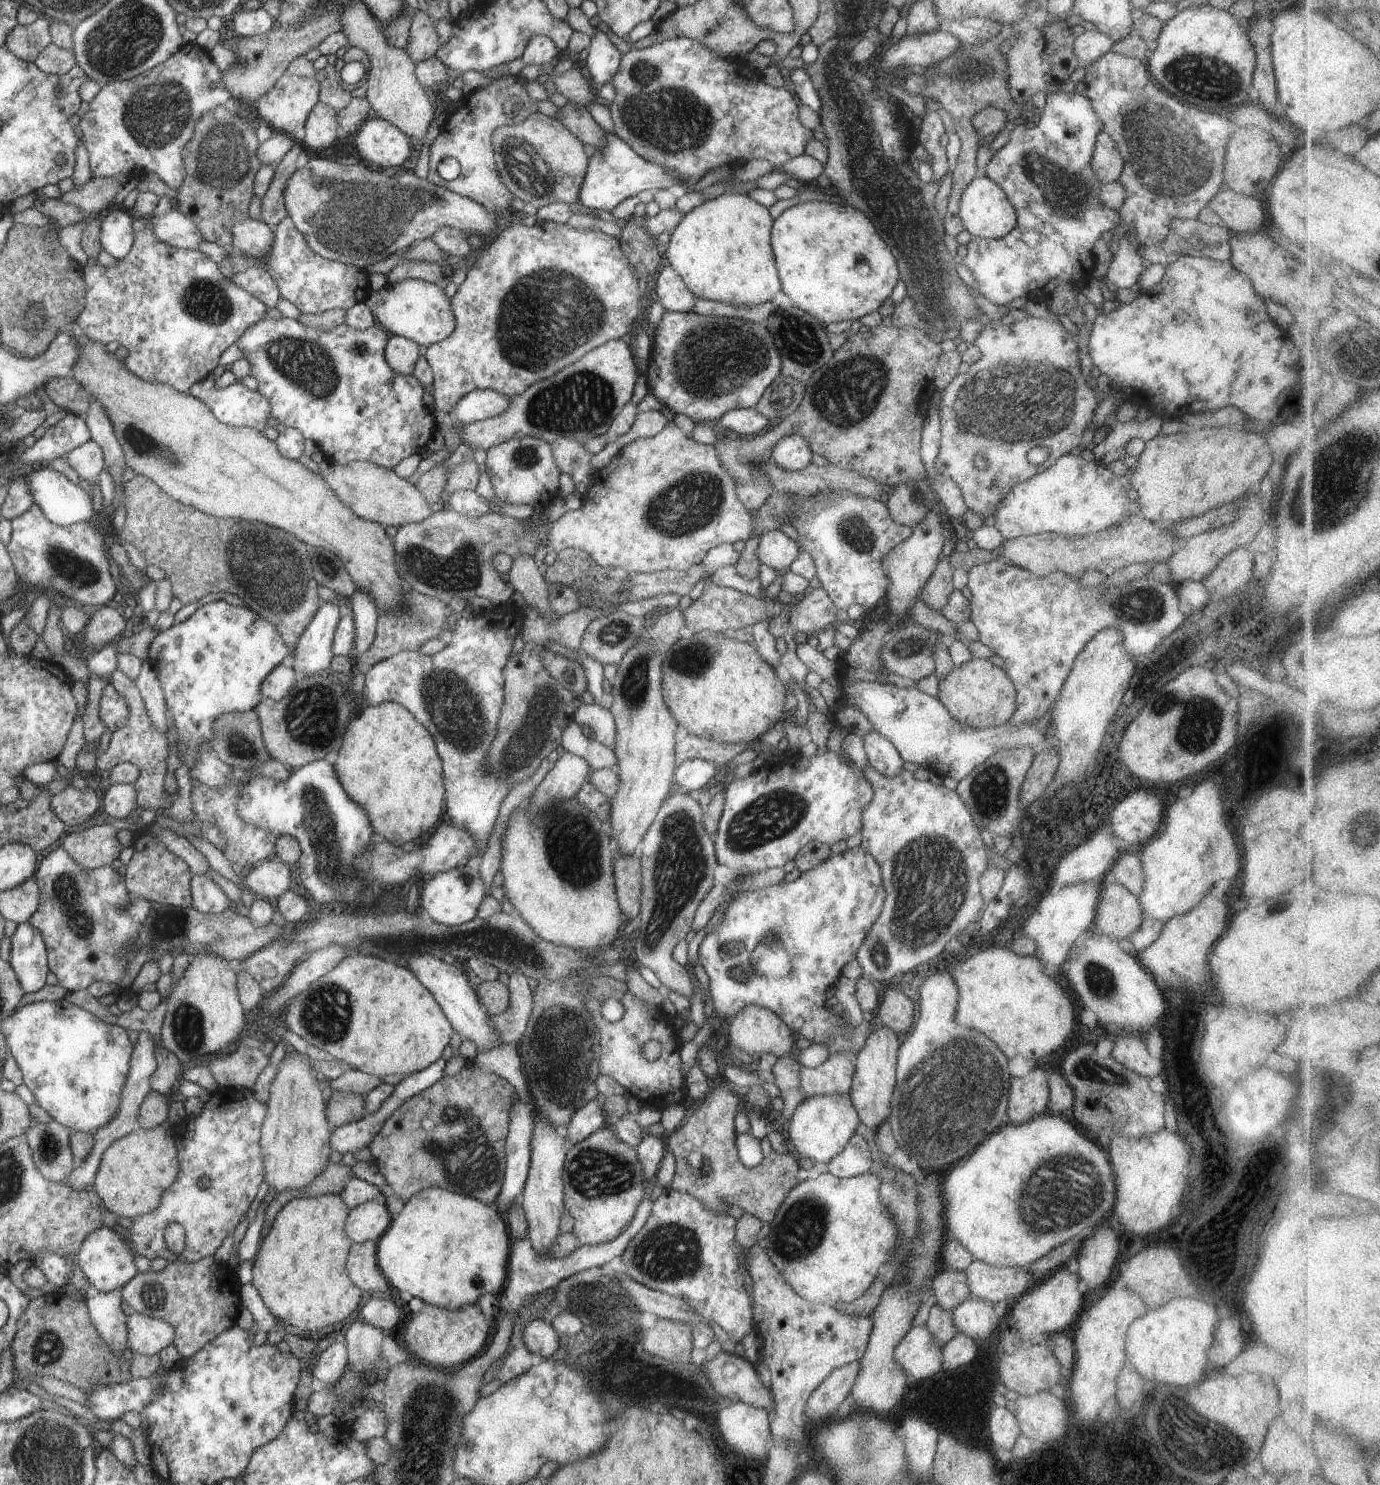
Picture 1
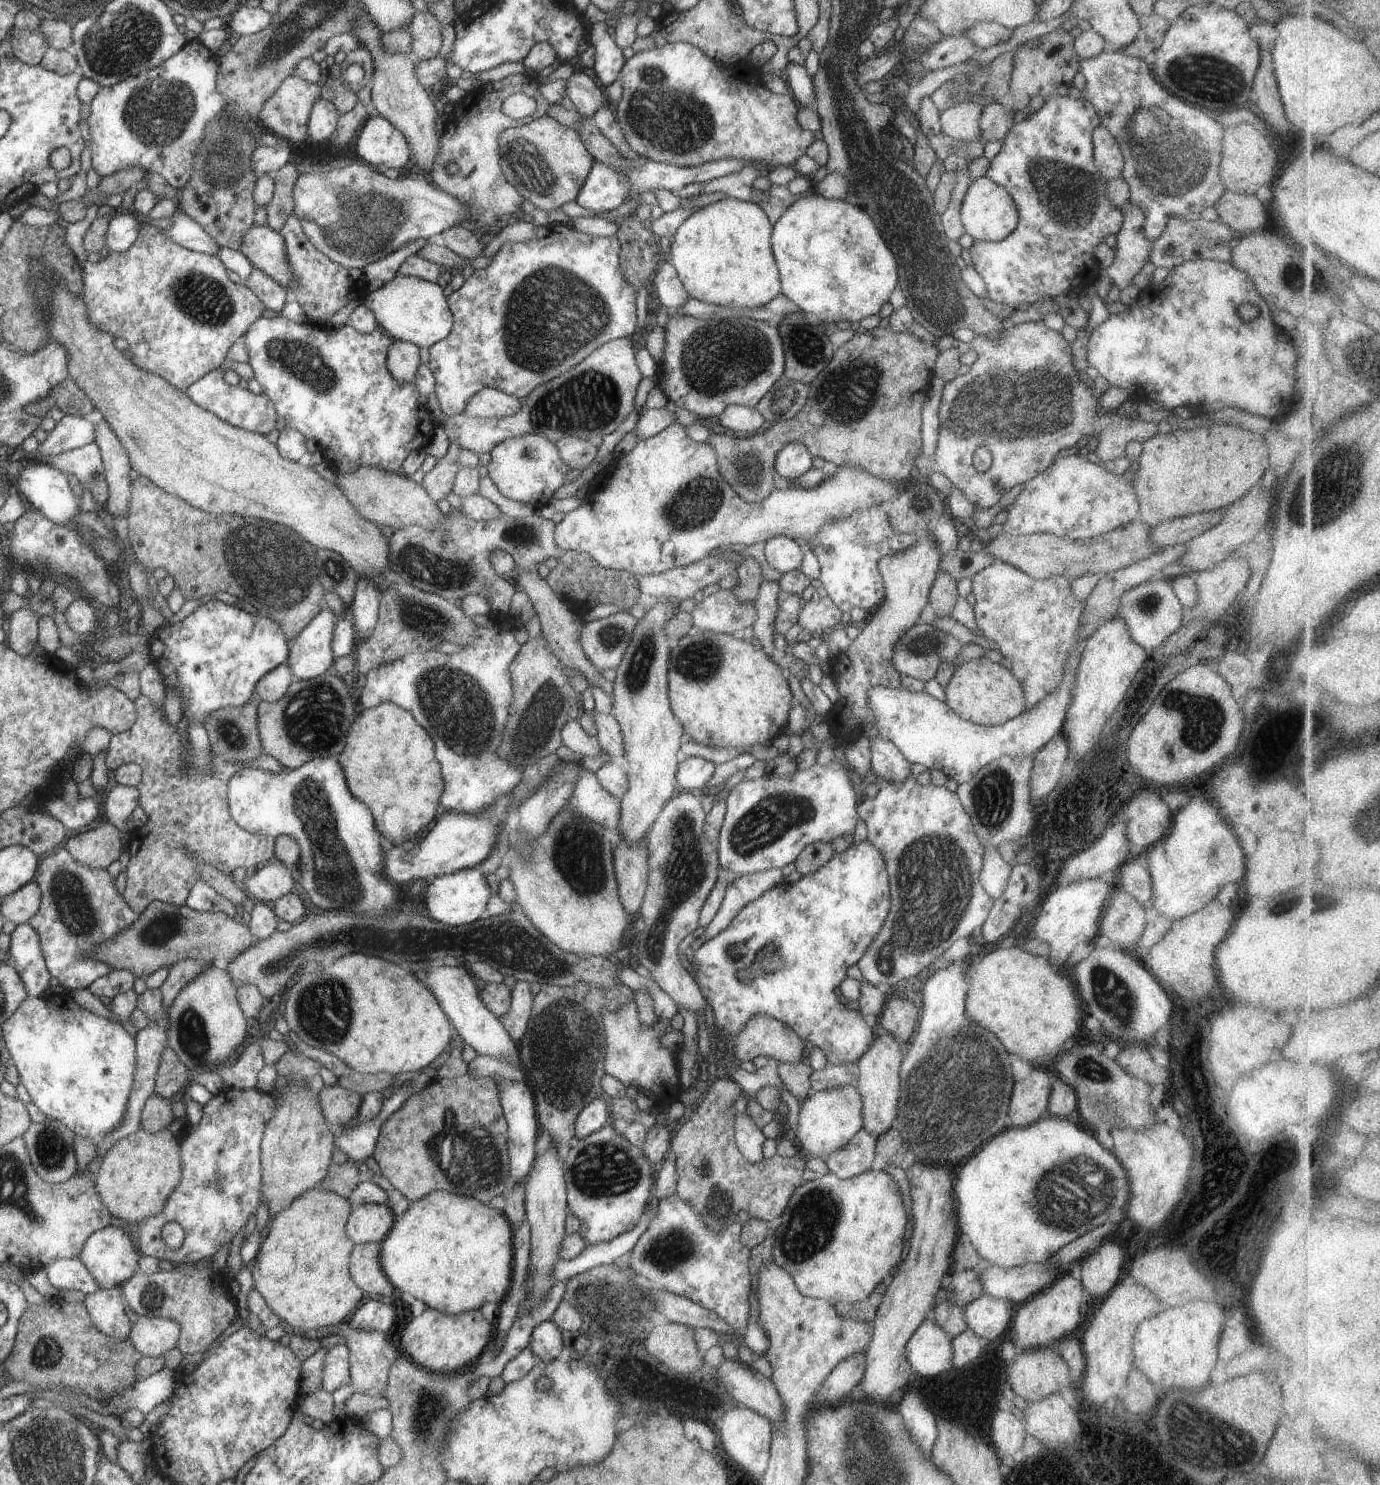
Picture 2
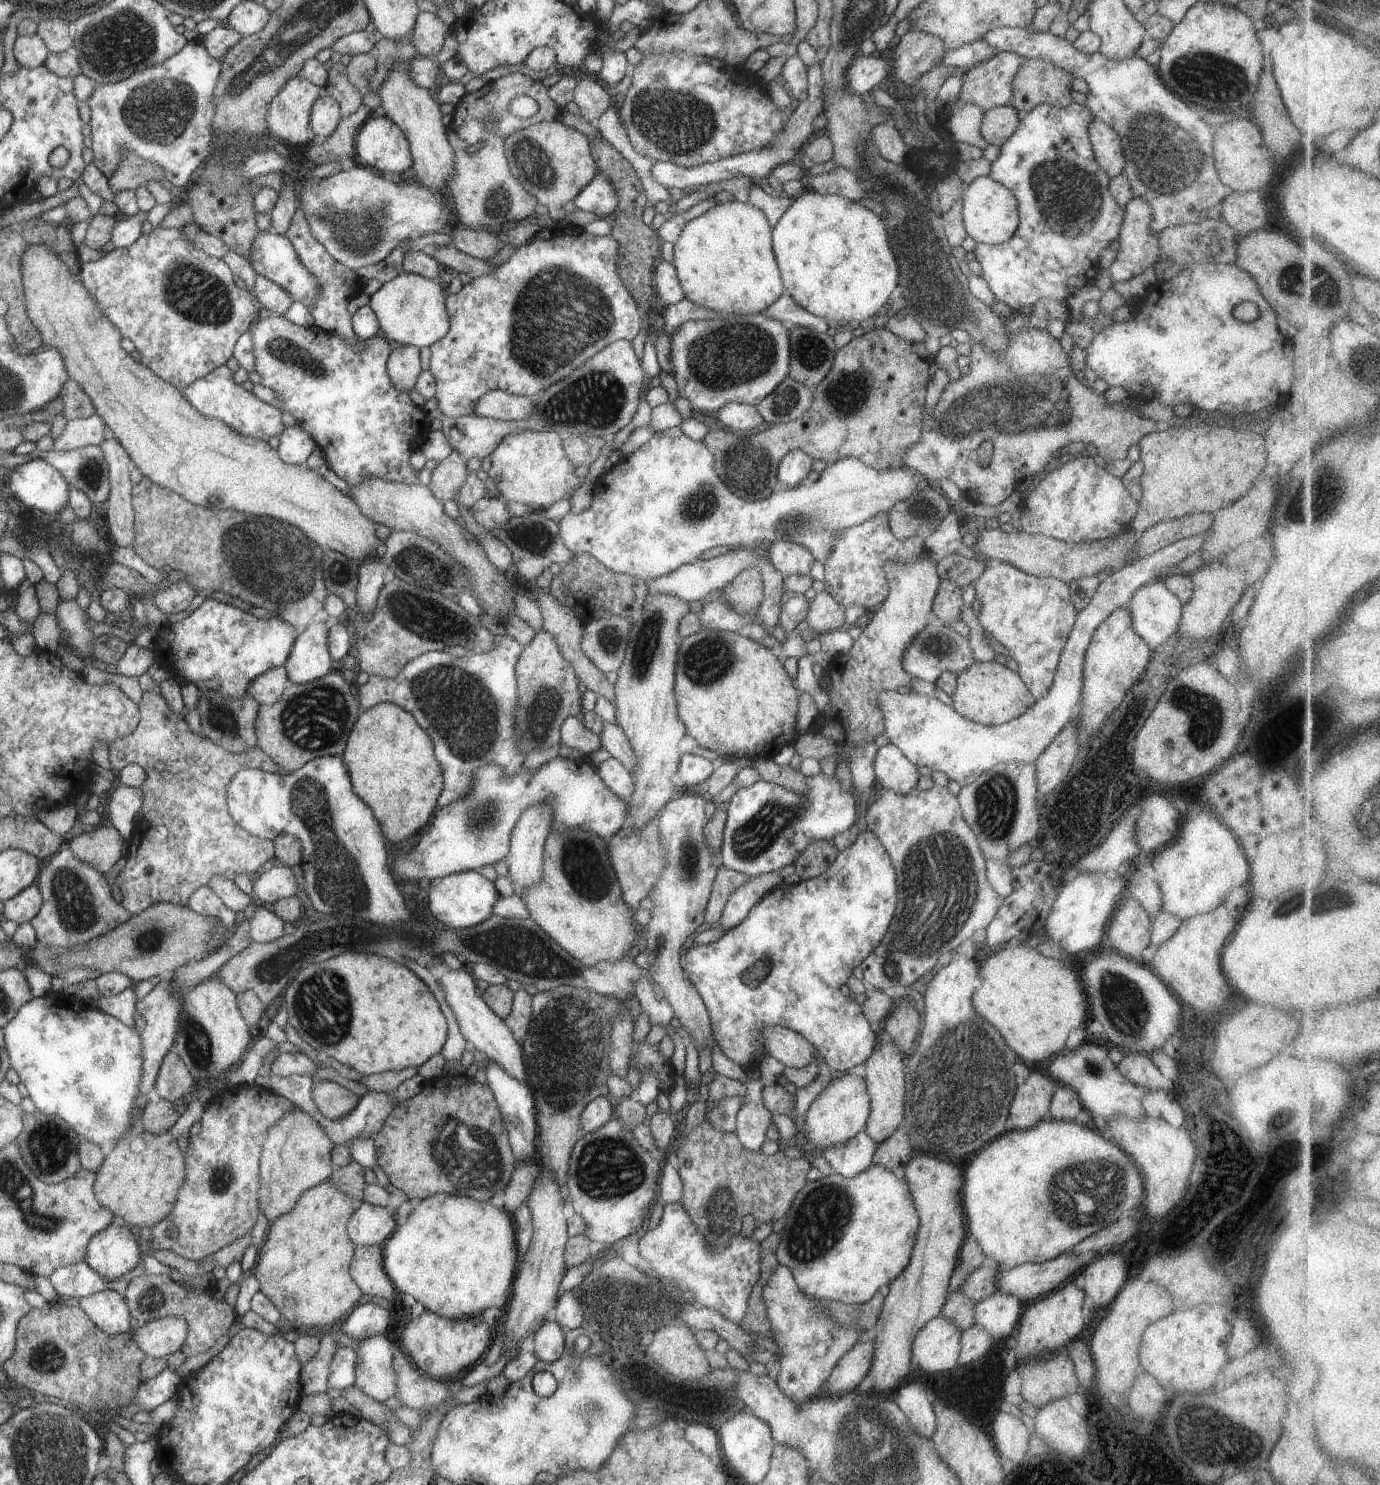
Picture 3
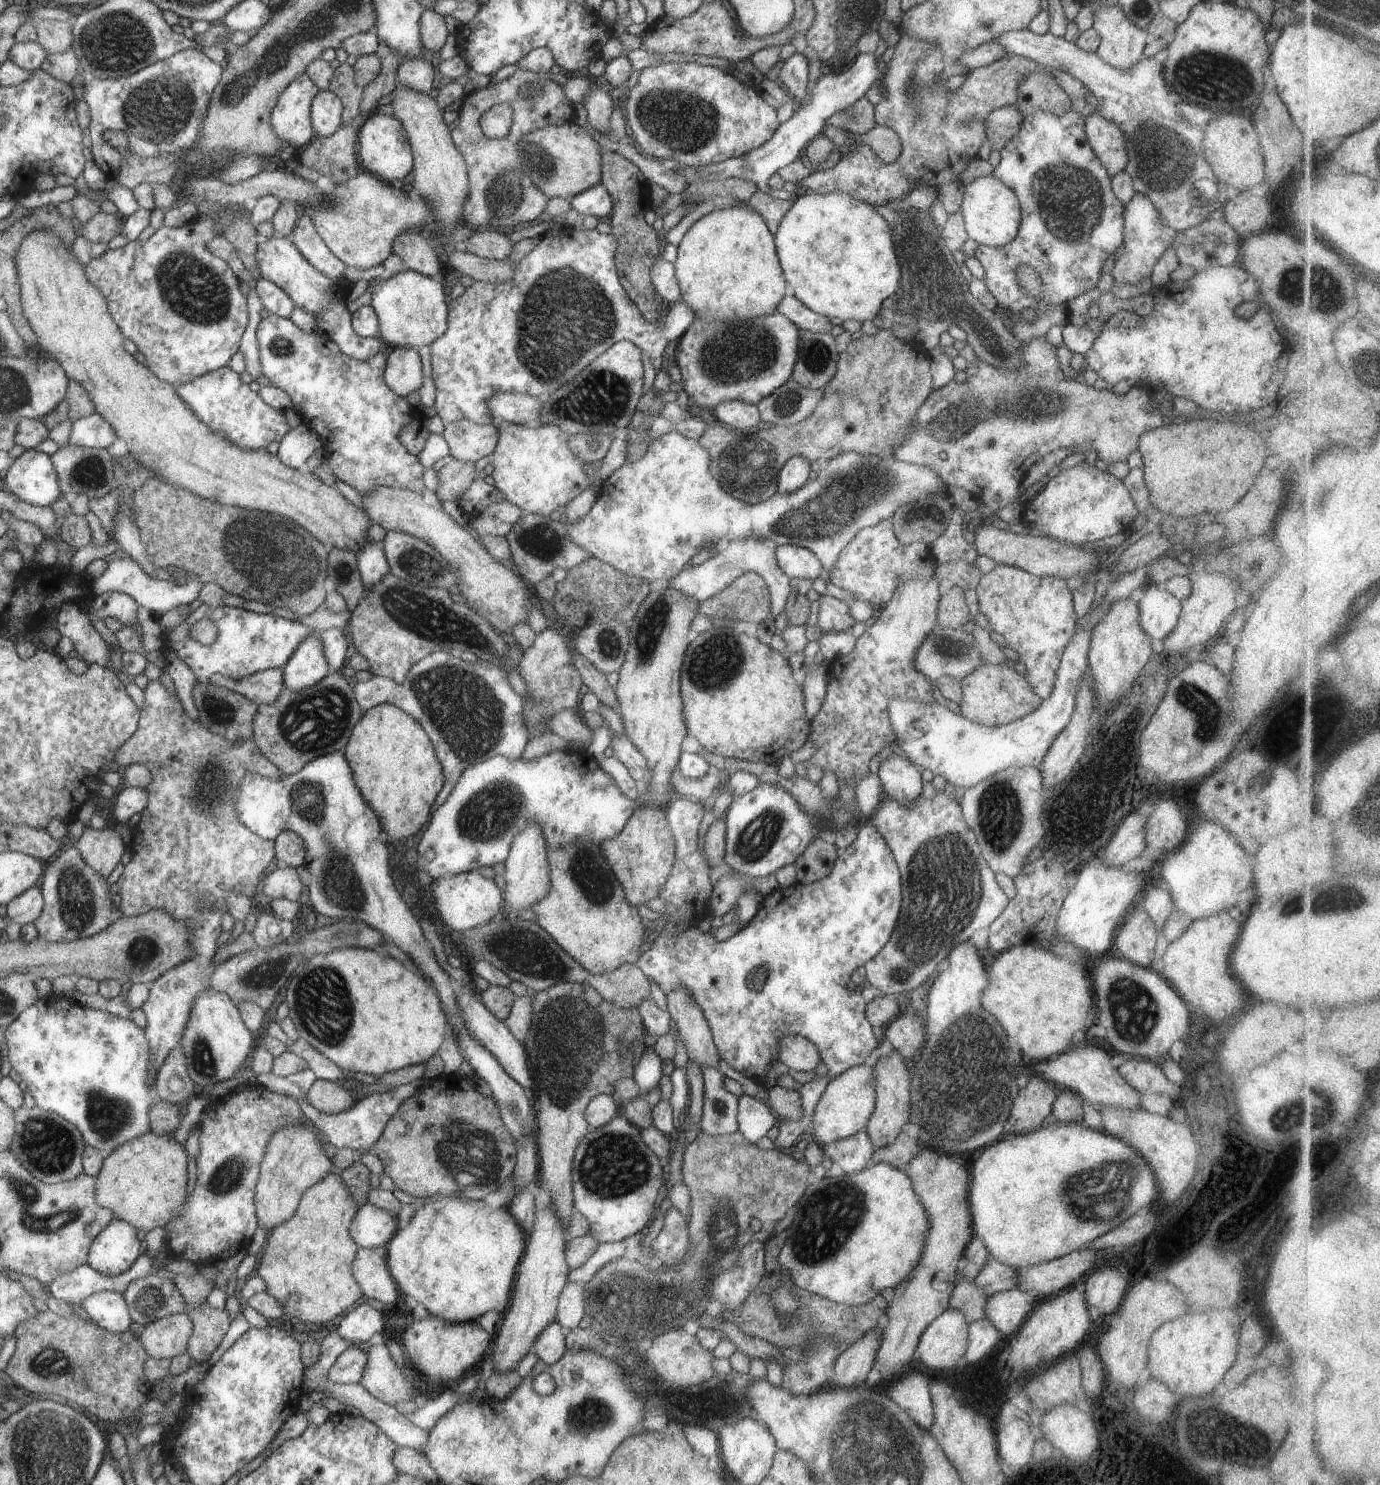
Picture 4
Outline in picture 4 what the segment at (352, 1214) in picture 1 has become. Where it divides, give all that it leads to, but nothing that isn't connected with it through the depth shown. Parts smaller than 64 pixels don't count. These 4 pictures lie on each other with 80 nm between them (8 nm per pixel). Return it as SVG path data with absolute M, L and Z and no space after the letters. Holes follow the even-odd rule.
M368 1202L358 1209L349 1233L359 1247L386 1248L396 1234L396 1220L383 1208Z

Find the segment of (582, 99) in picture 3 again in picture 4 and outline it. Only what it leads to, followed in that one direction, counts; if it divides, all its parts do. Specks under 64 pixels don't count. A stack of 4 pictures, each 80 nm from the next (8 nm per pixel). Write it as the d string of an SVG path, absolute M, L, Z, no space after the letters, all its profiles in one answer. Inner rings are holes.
M602 86L590 90L586 100L582 102L588 116L588 126L602 135L608 134L608 124L612 116L615 97L605 92Z

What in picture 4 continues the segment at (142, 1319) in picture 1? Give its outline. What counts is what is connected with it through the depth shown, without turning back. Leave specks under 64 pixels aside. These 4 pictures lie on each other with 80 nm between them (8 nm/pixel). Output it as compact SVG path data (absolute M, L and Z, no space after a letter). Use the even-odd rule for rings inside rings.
M184 1312L152 1321L138 1338L151 1358L172 1359L187 1353L192 1334L194 1322Z

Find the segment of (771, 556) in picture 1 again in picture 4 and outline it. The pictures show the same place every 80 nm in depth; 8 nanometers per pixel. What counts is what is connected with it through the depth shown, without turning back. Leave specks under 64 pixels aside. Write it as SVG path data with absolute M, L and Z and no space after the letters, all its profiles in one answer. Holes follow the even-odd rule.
M778 545L776 564L789 578L816 580L823 564L809 549L795 545Z

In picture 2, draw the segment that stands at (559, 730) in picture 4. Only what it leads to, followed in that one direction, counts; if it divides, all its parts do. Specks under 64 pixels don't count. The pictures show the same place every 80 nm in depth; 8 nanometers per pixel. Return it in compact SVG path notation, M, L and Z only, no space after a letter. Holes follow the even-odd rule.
M573 719L561 730L561 742L578 757L601 757L604 763L610 762L612 758L602 750L600 742L594 736L588 736L578 719Z

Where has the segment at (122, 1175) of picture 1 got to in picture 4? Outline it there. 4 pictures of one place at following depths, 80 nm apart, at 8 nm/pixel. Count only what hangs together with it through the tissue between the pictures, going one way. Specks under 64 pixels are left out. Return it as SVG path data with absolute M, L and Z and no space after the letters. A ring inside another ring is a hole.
M162 1099L154 1104L150 1114L151 1132L120 1145L113 1154L106 1155L101 1172L96 1177L98 1179L96 1199L99 1206L112 1210L119 1215L121 1221L126 1221L137 1229L145 1231L162 1229L174 1221L174 1218L179 1216L180 1210L183 1210L184 1198L188 1192L188 1156L182 1148L182 1143L174 1140L172 1135L182 1120L180 1108L180 1105L170 1104Z

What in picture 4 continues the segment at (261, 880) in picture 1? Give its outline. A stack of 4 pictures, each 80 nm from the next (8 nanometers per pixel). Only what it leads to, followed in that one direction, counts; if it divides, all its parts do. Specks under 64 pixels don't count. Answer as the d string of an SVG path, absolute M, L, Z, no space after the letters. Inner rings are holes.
M292 867L276 868L264 878L264 894L272 899L300 900L304 884L300 881L296 869Z

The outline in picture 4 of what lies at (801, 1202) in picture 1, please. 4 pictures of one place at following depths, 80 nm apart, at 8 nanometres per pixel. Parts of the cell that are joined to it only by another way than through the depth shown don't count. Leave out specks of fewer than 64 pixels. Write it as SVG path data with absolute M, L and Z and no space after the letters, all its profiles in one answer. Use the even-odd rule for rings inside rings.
M873 1162L854 1174L824 1177L820 1182L808 1184L796 1207L796 1215L787 1228L788 1238L780 1250L778 1267L786 1270L795 1287L805 1292L828 1298L835 1304L864 1305L881 1294L882 1290L896 1288L920 1262L930 1222L902 1166Z

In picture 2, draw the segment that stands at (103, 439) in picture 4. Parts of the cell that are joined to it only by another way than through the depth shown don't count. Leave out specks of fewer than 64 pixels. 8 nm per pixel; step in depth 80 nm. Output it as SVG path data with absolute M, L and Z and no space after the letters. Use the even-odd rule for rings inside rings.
M66 415L36 449L34 455L58 456L62 452L95 443L94 418Z

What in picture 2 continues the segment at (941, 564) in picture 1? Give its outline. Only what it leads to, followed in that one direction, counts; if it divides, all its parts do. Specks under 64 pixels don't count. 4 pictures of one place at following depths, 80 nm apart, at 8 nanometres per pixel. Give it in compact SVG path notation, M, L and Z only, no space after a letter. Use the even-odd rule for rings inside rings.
M940 569L930 588L927 606L934 610L937 617L948 618L956 606L958 596L956 581L948 572Z

